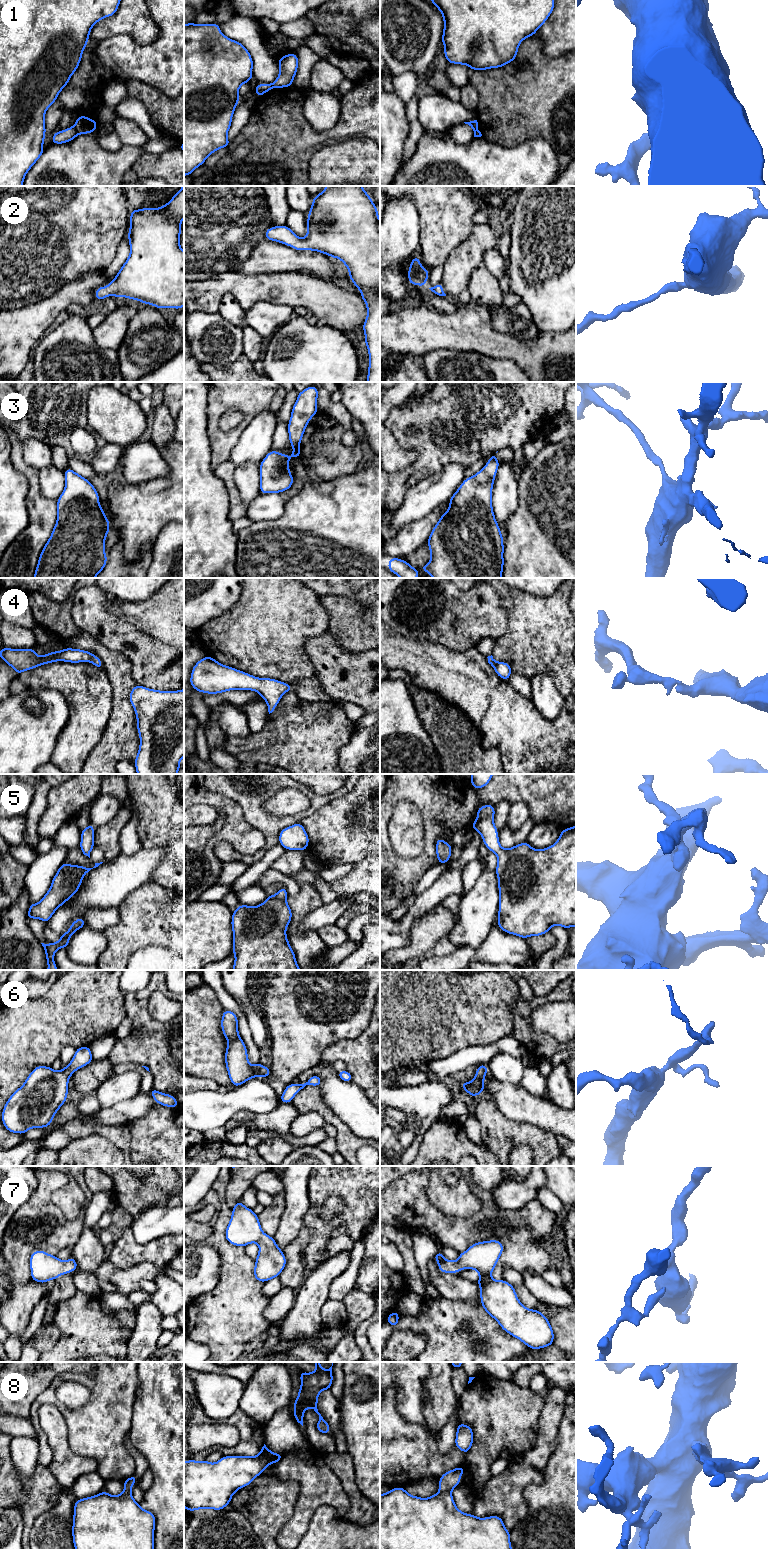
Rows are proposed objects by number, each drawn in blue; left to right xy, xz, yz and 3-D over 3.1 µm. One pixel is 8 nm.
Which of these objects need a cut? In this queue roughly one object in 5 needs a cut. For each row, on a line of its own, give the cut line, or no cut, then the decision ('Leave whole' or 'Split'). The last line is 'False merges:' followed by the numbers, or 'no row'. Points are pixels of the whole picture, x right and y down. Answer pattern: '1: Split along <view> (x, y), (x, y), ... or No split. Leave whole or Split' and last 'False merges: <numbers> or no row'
1: Split along xy (73, 126), (78, 133). Split
2: No split. Leave whole
3: No split. Leave whole
4: No split. Leave whole
5: No split. Leave whole
6: No split. Leave whole
7: No split. Leave whole
8: No split. Leave whole
False merges: 1

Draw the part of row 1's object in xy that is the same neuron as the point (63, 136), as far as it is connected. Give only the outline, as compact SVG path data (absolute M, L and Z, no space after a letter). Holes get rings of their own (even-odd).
M69 127L66 130L61 130L59 132L55 132L52 136L52 144L63 144L72 141L78 135L78 132L73 127Z

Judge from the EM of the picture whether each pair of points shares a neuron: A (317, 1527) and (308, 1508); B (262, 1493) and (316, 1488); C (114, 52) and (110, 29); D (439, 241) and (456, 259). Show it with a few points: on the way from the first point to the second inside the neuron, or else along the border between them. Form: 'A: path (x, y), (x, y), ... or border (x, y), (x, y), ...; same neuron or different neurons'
A: border (334, 1507), (321, 1505), (301, 1537); different neurons
B: border (278, 1479), (293, 1481), (299, 1486), (293, 1513); different neurons
C: border (134, 39), (127, 34), (115, 34), (96, 43); different neurons
D: border (468, 237), (451, 251), (443, 265); different neurons

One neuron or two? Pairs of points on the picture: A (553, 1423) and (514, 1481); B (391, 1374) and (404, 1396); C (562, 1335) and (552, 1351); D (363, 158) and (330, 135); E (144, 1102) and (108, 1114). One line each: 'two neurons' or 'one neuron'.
A: one neuron
B: one neuron
C: two neurons
D: two neurons
E: one neuron

